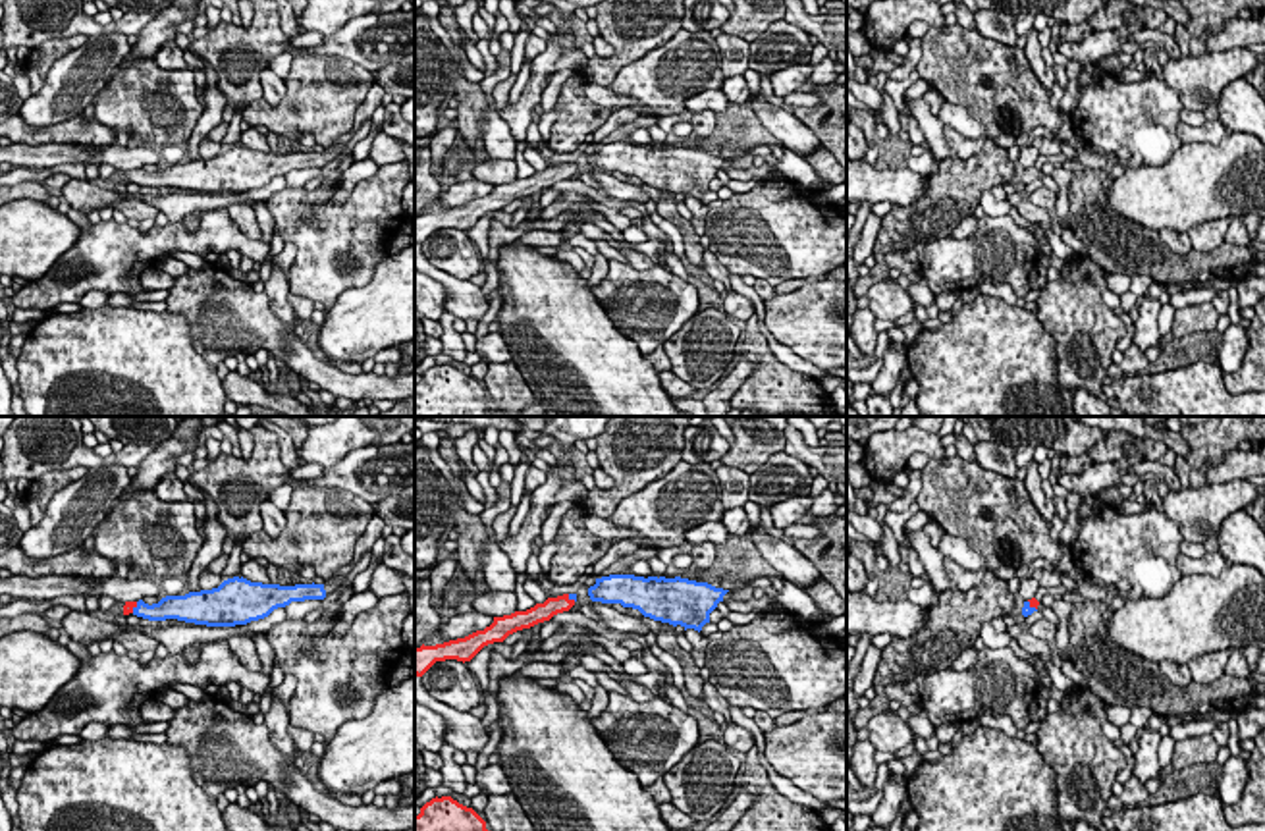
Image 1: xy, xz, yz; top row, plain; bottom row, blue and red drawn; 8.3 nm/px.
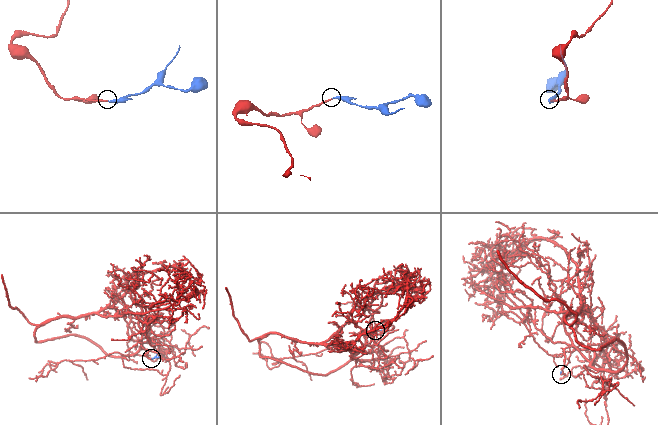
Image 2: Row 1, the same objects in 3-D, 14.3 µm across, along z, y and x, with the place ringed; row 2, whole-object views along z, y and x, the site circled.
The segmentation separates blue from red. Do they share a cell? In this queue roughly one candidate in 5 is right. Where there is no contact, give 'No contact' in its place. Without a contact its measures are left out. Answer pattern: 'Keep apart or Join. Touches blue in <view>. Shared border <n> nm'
Join. Touches blue in xy. Shared border 110 nm

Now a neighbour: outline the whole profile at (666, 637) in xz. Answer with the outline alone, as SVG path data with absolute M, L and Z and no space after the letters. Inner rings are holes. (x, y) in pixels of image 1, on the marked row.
M663 623L661 630L656 634L658 646L671 656L675 656L683 667L686 690L698 698L704 700L704 679L700 677L700 667L694 663L690 652L683 650L677 642L675 627L669 623Z

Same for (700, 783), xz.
M698 742L663 775L671 804L696 821L713 818L733 792L739 767L737 754L723 742Z

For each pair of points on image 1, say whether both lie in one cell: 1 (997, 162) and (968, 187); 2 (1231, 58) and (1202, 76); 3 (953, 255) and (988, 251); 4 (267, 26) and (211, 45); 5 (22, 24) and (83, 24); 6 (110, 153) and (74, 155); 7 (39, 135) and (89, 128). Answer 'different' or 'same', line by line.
1: same
2: same
3: same
4: same
5: same
6: different
7: same

